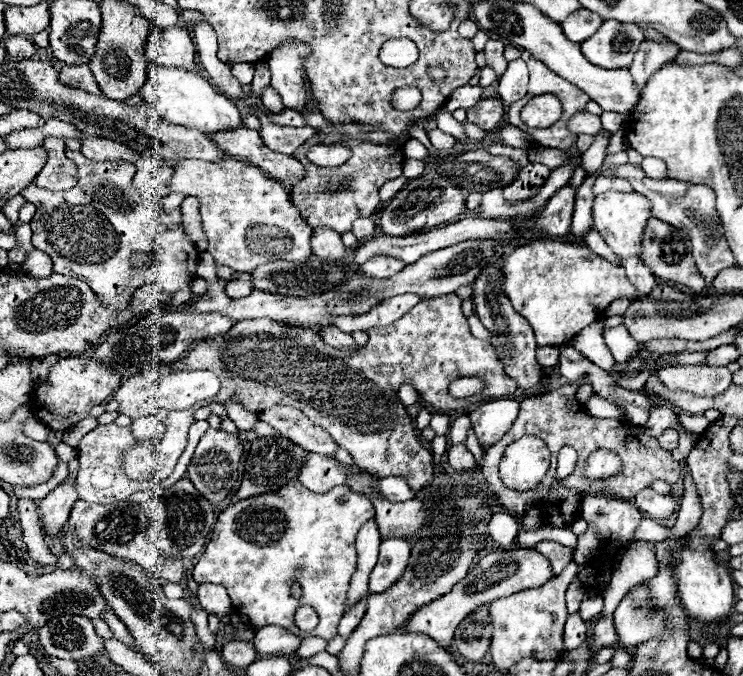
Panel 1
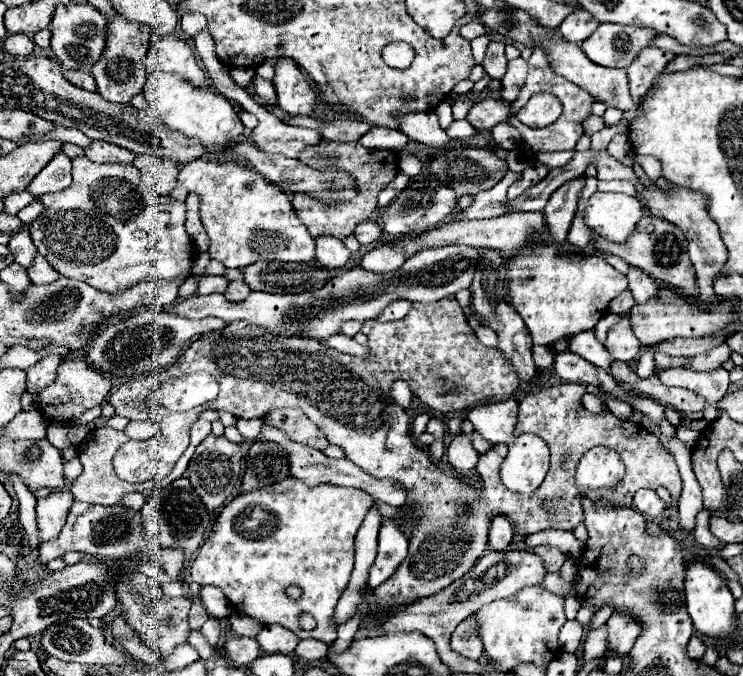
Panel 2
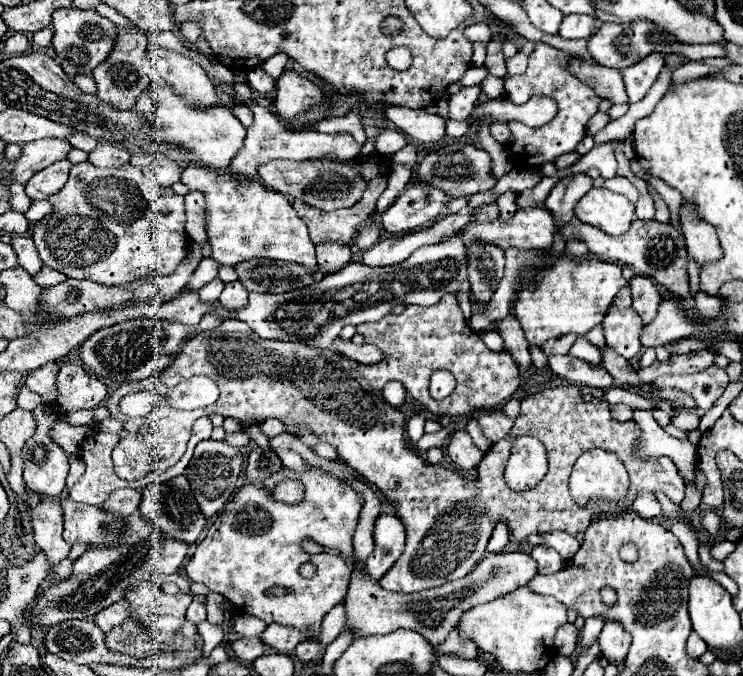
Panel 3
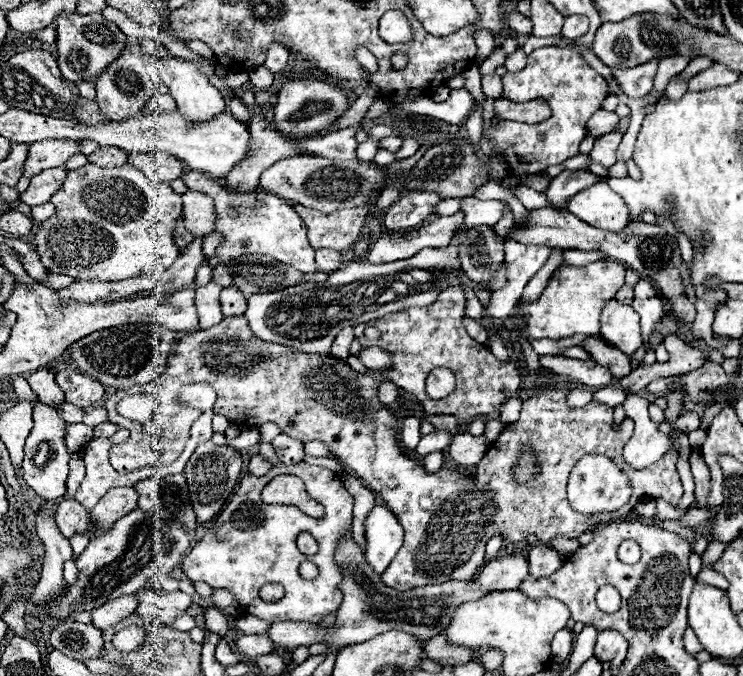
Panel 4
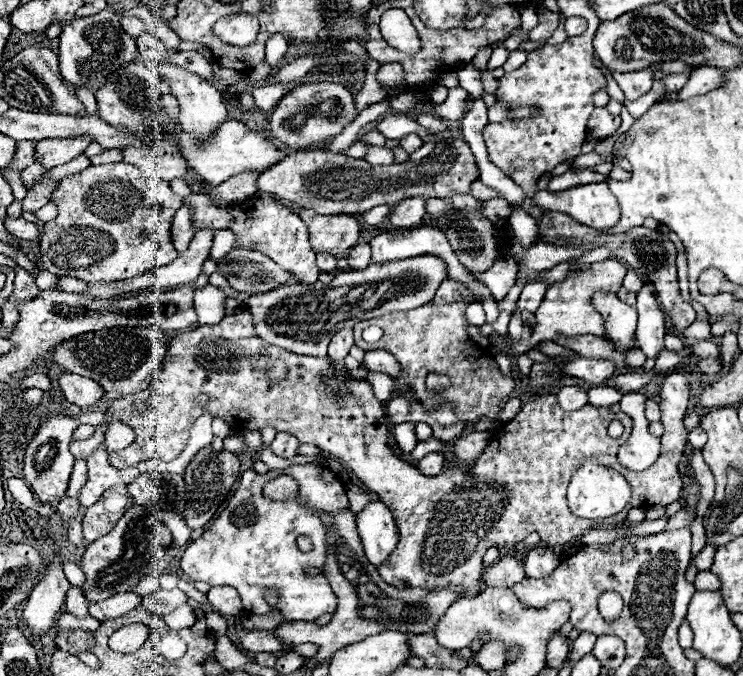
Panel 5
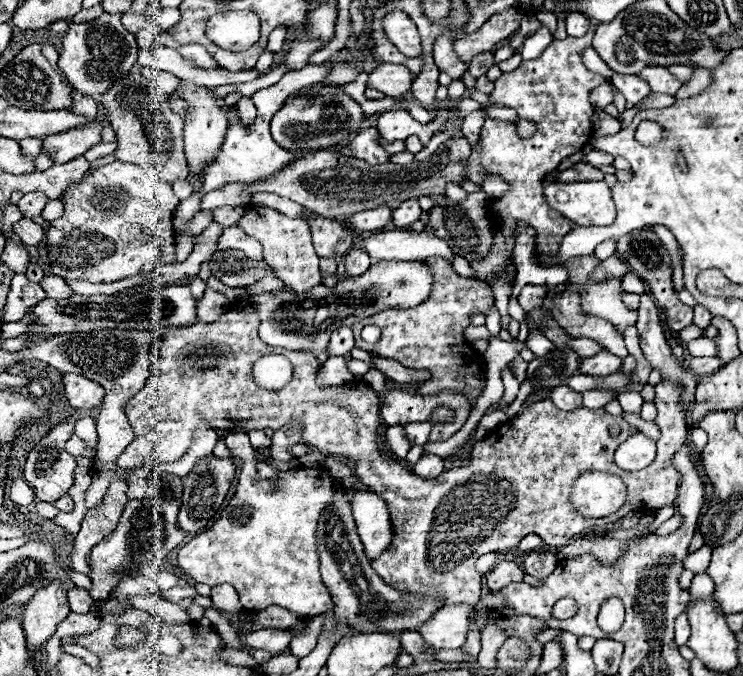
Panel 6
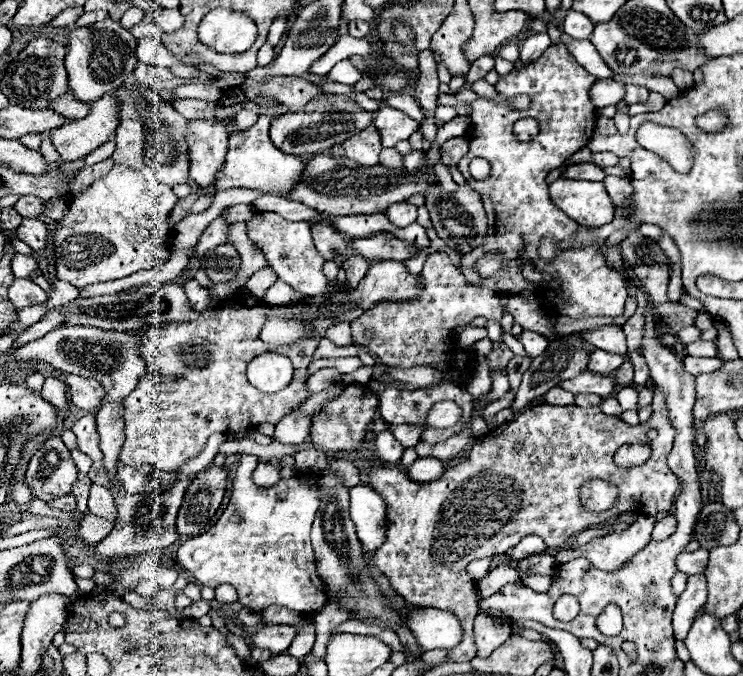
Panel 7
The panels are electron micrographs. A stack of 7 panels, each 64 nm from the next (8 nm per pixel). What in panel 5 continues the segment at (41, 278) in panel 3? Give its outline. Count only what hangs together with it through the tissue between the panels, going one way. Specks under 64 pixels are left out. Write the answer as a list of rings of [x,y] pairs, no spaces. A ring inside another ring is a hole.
[[[62,276],[56,286],[60,290],[66,290],[66,292],[82,292],[86,288],[86,282],[82,282],[78,278],[72,278],[72,276]]]

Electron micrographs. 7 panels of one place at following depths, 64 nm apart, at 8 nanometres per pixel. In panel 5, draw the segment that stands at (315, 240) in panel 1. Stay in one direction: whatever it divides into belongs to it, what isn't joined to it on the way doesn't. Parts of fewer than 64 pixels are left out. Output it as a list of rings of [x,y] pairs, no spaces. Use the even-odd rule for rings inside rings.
[[[318,254],[316,264],[322,272],[334,272],[338,268],[338,258],[332,254]]]

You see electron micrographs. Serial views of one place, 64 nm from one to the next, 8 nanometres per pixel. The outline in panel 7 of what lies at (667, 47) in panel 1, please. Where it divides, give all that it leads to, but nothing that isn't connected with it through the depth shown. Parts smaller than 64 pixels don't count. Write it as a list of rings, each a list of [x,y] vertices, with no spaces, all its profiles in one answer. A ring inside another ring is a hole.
[[[624,84],[624,88],[626,88],[626,96],[624,96],[624,100],[628,102],[628,104],[636,104],[636,102],[644,102],[646,98],[648,98],[648,88],[644,88],[644,86],[636,86],[636,84]]]

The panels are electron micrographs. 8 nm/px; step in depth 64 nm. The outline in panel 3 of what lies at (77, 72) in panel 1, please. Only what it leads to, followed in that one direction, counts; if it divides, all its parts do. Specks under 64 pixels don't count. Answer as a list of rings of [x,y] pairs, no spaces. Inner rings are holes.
[[[80,74],[80,76],[70,76],[70,80],[72,80],[76,86],[80,86],[82,92],[92,92],[92,94],[96,94],[96,82],[94,82],[92,76]]]

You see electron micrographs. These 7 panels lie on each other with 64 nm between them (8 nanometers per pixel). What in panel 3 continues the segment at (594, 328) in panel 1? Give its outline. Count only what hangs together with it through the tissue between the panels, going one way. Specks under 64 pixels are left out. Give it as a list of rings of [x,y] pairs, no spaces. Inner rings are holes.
[[[580,336],[580,338],[572,344],[570,354],[576,356],[576,358],[580,358],[580,360],[586,360],[586,362],[590,362],[590,364],[602,364],[602,352],[600,352],[600,348],[594,346],[594,344],[590,344],[584,336]]]

